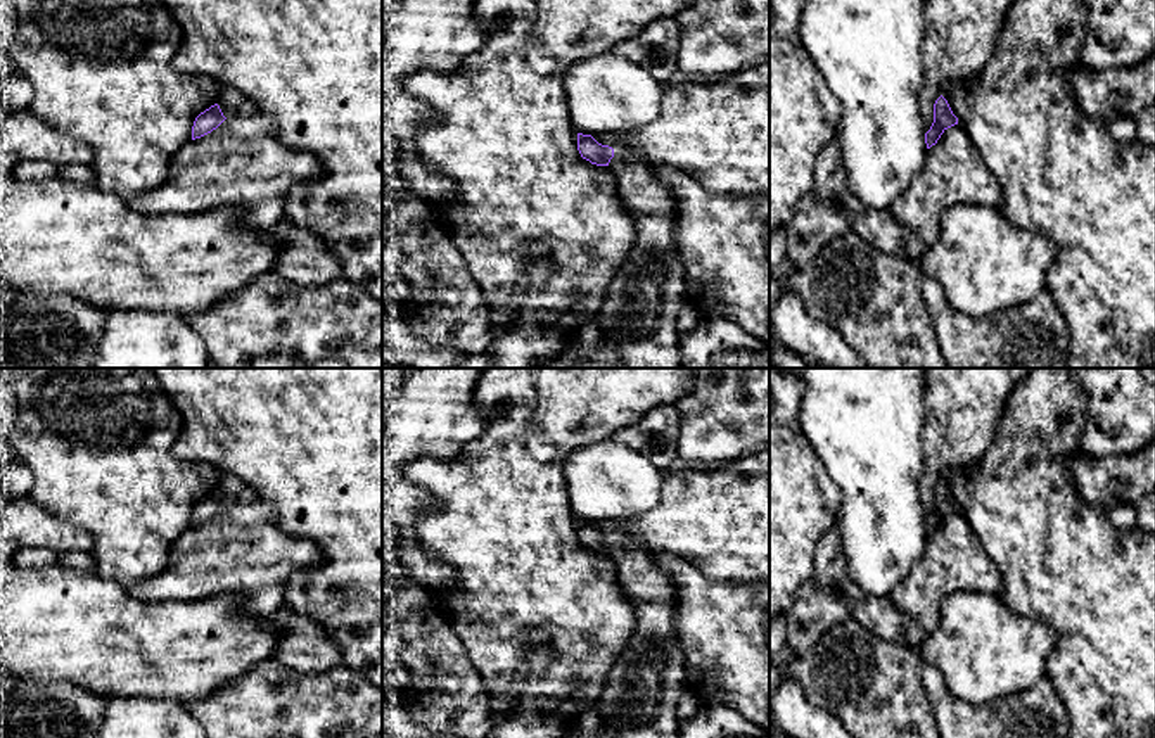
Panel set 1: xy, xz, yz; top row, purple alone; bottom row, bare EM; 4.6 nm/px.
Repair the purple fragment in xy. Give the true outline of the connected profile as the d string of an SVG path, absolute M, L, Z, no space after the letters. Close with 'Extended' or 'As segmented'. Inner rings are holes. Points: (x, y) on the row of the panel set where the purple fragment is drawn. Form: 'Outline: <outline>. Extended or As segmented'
Outline: M223 86L220 102L201 112L192 126L192 140L216 130L227 118L258 114L256 105L237 88Z. Extended

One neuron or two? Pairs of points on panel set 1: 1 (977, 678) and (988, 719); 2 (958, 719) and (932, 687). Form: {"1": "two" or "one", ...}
{"1": "two", "2": "one"}

